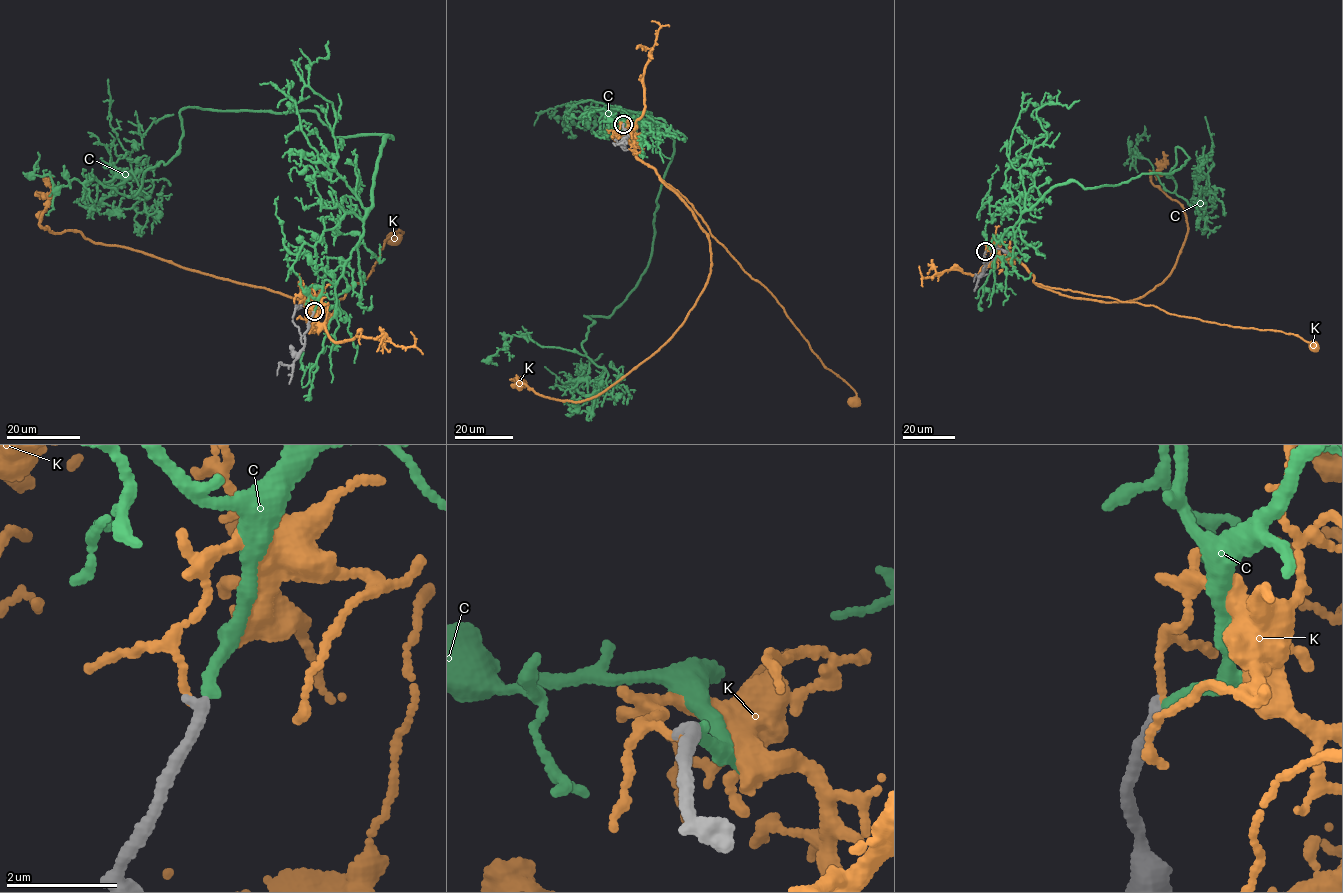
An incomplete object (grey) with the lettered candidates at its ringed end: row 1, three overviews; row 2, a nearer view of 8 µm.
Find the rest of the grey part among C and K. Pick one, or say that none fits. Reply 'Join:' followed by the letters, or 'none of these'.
Join: C

